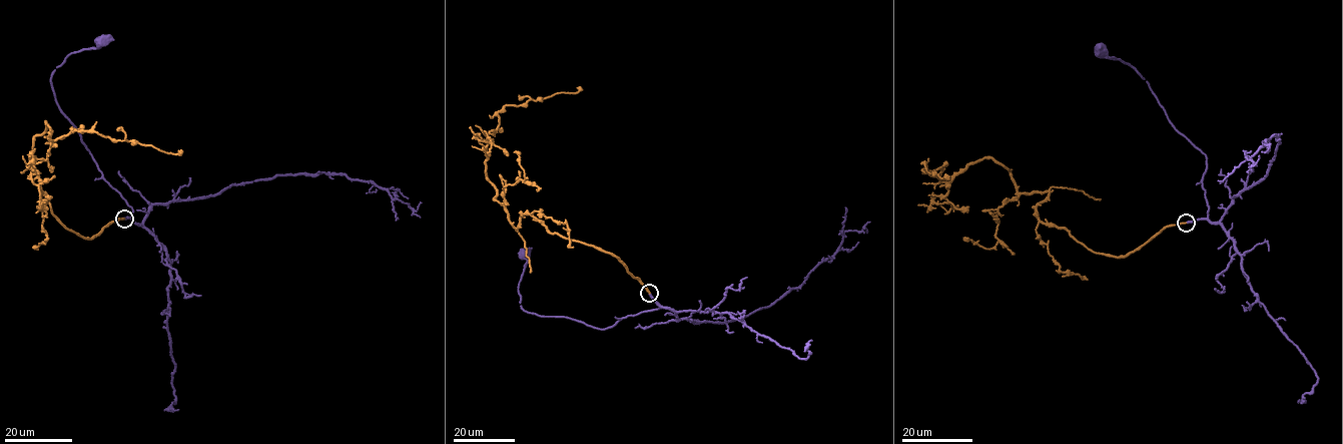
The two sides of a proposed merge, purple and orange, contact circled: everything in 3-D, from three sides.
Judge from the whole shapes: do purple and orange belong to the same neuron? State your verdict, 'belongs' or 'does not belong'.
belongs

